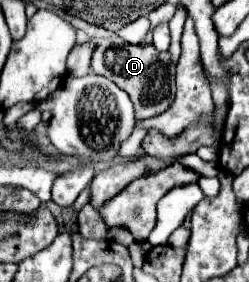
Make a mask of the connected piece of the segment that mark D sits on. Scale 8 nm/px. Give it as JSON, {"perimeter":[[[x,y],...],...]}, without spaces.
{"perimeter":[[[118,34],[98,38],[94,44],[96,46],[92,52],[92,72],[110,78],[130,96],[138,122],[164,112],[172,104],[176,66],[172,62],[170,52],[156,52],[152,44],[128,44]]]}

